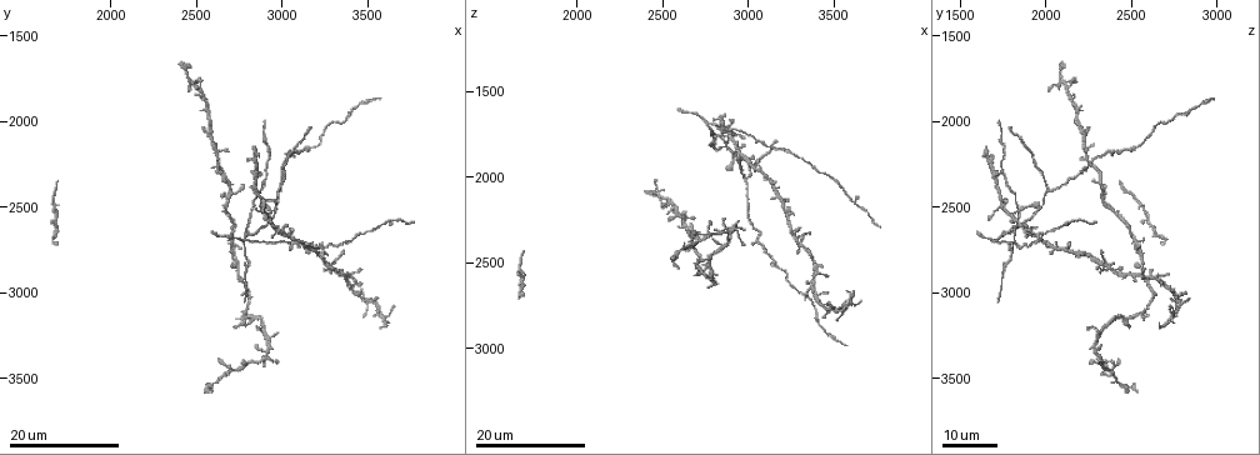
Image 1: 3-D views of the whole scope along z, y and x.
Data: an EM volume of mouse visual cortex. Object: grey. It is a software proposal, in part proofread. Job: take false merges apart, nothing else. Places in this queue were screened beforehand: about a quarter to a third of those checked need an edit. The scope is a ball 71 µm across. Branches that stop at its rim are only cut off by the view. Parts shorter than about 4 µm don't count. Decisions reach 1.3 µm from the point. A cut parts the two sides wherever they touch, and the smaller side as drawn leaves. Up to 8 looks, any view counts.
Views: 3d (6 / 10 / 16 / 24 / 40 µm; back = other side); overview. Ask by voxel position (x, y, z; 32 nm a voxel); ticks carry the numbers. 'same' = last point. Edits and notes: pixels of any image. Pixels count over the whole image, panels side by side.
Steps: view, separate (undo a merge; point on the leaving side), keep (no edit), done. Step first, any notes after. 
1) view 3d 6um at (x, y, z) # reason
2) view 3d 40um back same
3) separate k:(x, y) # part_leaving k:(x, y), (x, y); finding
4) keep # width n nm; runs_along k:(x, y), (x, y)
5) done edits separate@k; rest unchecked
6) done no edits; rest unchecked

view 3d 16um at (2900, 3380, 2300) # four arms meet

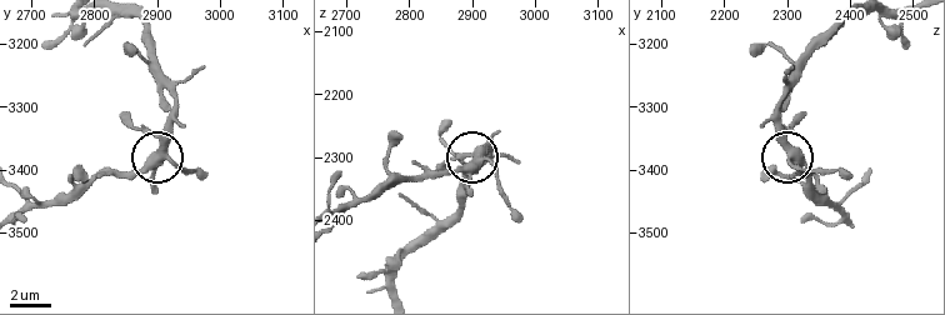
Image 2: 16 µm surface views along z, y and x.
view 3d 10um at (2905, 3385, 2310) # zoom in

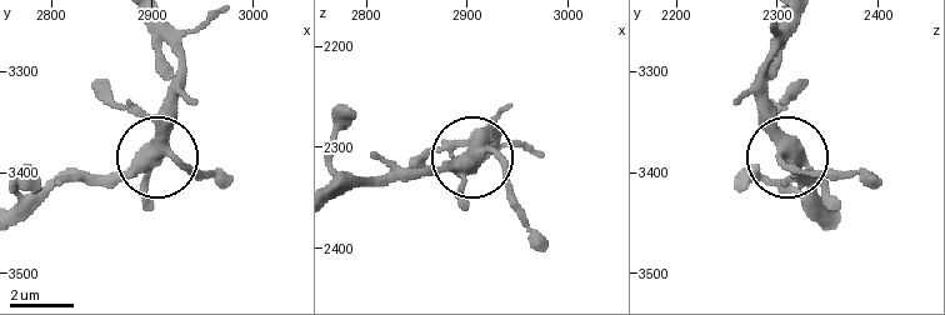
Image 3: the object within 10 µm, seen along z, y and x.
keep # arms 4; runs_along 3:(148, 21), (166, 94), (164, 155), (190, 174), (211, 174); one cell here

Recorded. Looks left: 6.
view 3d 16um at (2980, 2400, 2020) # three-way junction

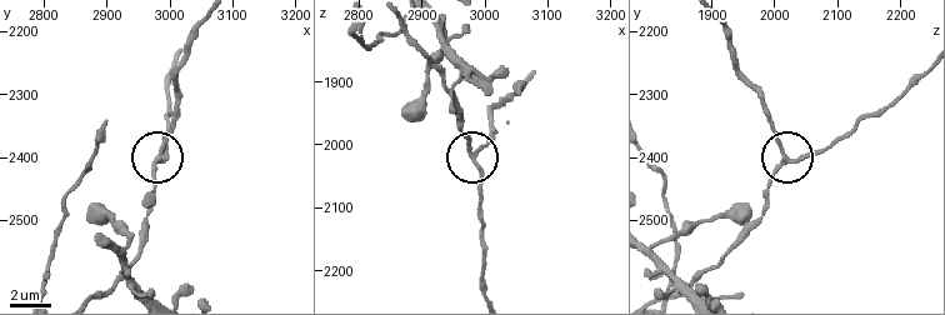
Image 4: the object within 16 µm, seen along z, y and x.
view 3d 10um at (2980, 2405, 2010)

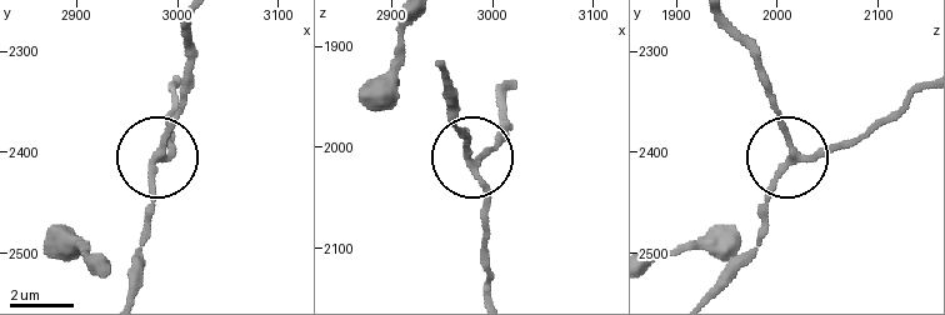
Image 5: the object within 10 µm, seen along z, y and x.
view 3d 6um at (2982, 2402, 2016)

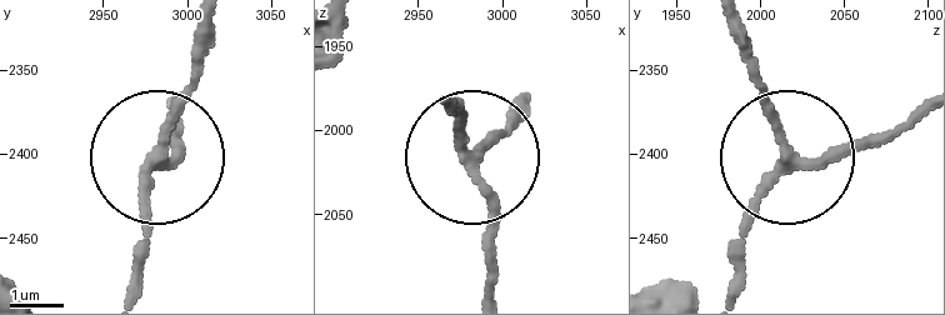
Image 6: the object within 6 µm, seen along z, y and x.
keep # runs_along 6:(921, 108), (800, 158), (733, 23); one cell here

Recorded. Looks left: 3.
view 3d 24um at (2920, 2580, 1880) # four-way junction

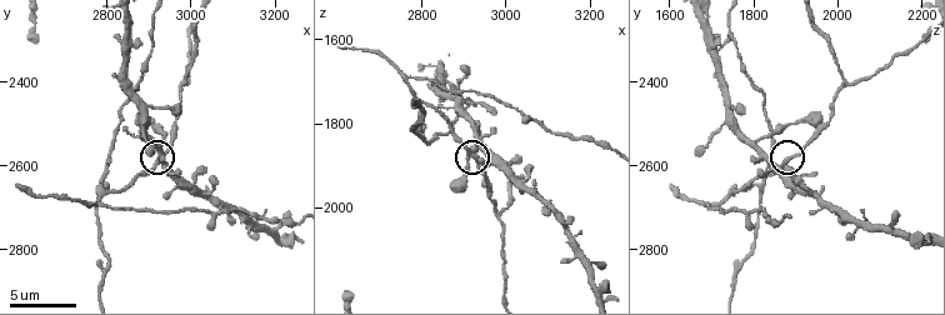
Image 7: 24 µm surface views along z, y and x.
view 3d 6um at (2925, 2590, 1875)

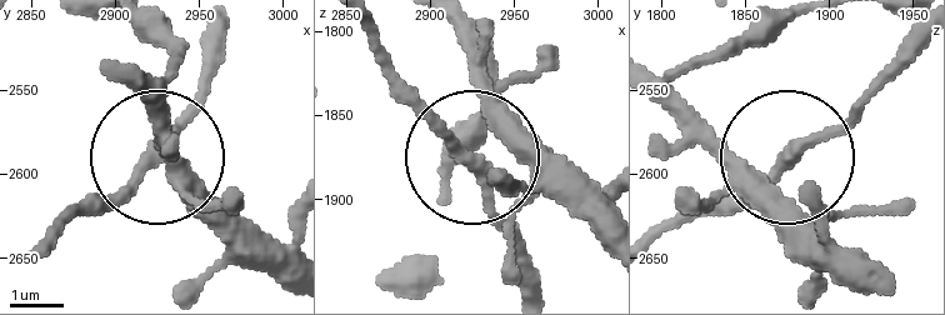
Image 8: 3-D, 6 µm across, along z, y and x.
keep # runs_along 8:(916, 43), (786, 150), (769, 190), (781, 240); all the same cell

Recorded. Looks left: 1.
done no edits; rest unchecked

